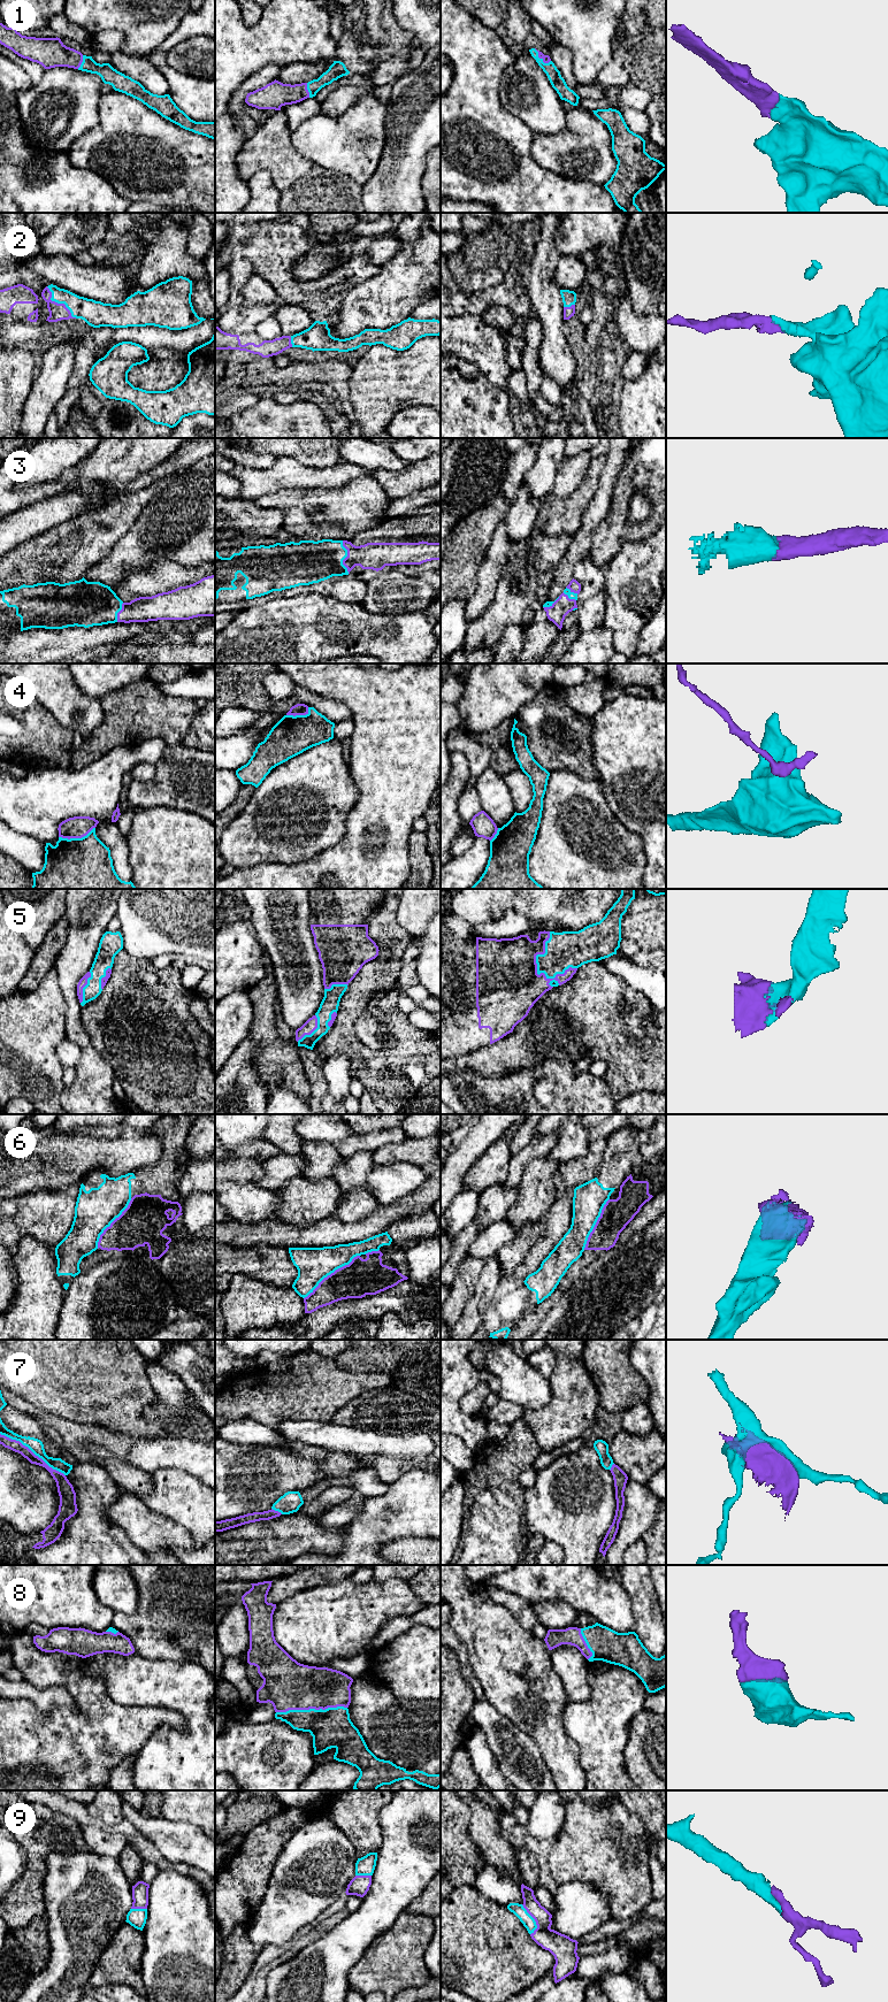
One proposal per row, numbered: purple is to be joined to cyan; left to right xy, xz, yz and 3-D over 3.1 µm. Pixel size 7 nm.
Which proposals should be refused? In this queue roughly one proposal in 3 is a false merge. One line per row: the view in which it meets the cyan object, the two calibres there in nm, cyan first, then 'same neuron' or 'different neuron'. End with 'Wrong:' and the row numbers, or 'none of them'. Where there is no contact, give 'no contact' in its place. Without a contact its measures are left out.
1: contact in yz; calibres 100 and 50 nm; same neuron
2: contact in xy; calibres 170 and 120 nm; same neuron
3: contact in xz; calibres 280 and 190 nm; same neuron
4: contact in xy; calibres 500 and 160 nm; different neuron
5: contact in yz; calibres 260 and 440 nm; same neuron
6: contact in xz; calibres 240 and 260 nm; different neuron
7: contact in xy; calibres 100 and 80 nm; different neuron
8: contact in xz; calibres 280 and 360 nm; same neuron
9: contact in yz; calibres 90 and 160 nm; same neuron
Wrong: 4, 6, 7

